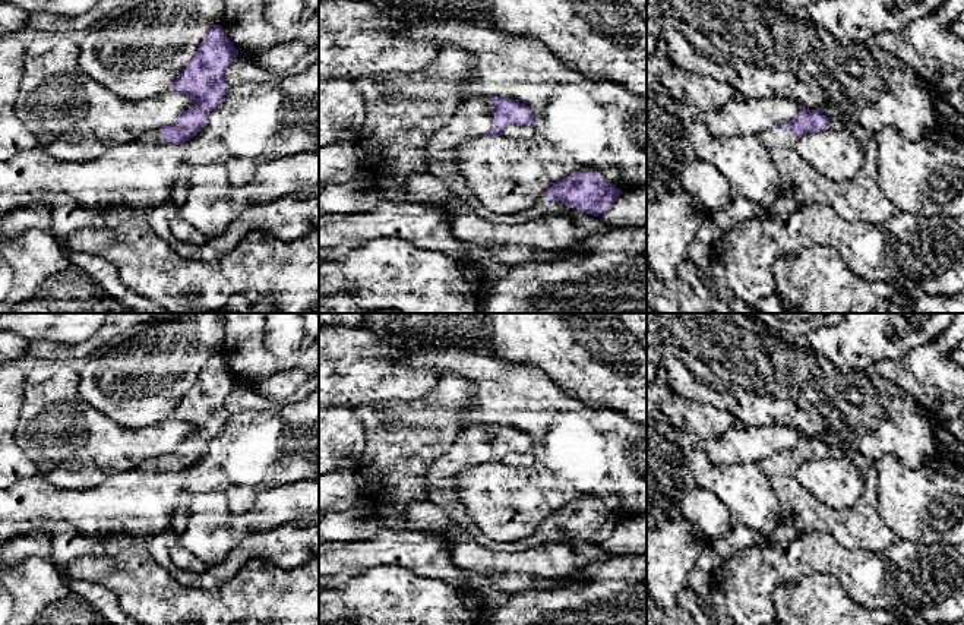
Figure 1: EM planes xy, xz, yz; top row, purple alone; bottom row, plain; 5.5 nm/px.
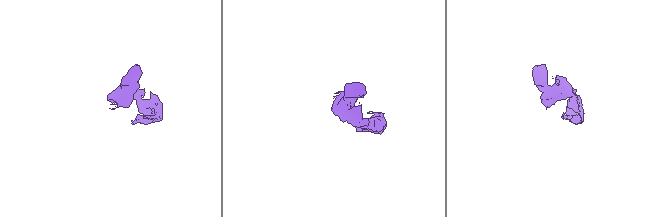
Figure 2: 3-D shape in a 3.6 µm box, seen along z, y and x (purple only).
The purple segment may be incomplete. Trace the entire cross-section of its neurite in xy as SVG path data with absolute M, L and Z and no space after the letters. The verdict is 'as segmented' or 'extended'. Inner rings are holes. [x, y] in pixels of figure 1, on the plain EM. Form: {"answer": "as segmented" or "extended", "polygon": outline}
{"answer": "extended", "polygon": "M222 354L212 356L170 416L193 426L196 433L186 438L173 452L146 460L139 468L181 473L195 465L206 454L208 441L218 435L227 423L230 413L224 401L237 382L238 378L224 362Z"}

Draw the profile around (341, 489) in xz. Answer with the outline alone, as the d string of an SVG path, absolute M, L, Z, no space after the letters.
M334 470L319 476L319 515L373 504L366 477L358 470Z

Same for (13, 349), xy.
M0 331L0 364L1 363L31 363L29 359L31 340L20 335Z

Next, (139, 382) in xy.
M216 313L176 315L133 329L121 343L79 364L79 394L114 423L142 429L168 419L196 382L206 362L221 353L225 321Z

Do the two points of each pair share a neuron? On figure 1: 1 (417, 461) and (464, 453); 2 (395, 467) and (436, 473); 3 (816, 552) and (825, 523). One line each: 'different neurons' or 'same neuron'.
1: different neurons
2: different neurons
3: different neurons

